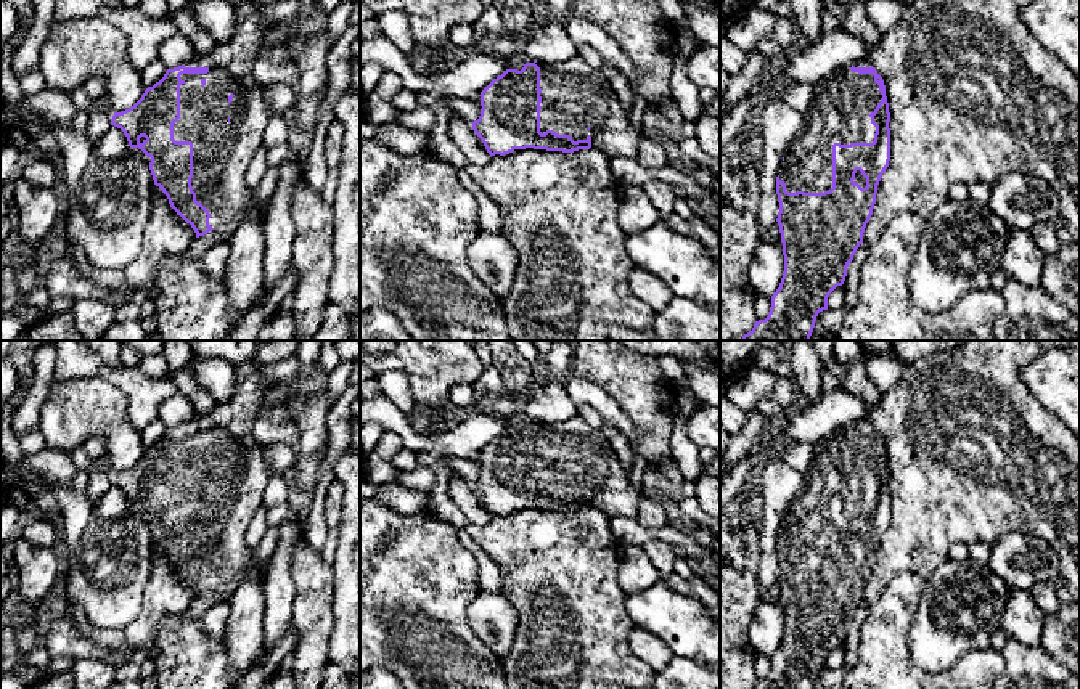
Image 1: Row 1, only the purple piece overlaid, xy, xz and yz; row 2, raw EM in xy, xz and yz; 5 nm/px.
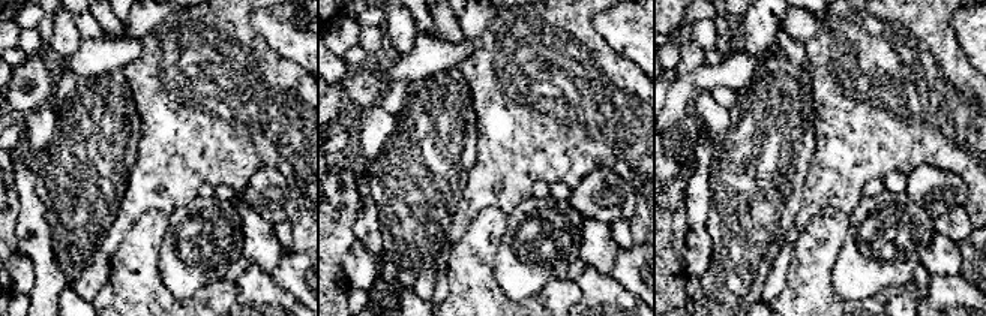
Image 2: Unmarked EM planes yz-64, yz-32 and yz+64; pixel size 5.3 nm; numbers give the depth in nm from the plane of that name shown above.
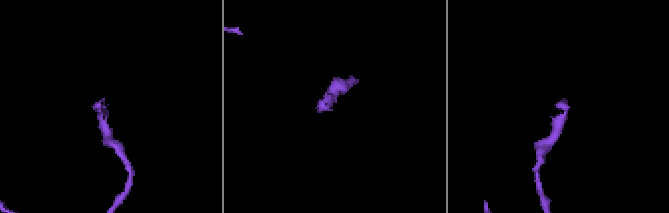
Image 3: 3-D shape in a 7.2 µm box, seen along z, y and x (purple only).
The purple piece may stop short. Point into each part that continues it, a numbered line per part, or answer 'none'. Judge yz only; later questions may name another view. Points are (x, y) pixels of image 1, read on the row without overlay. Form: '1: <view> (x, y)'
1: yz (841, 461)

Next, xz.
1: xz (574, 455)

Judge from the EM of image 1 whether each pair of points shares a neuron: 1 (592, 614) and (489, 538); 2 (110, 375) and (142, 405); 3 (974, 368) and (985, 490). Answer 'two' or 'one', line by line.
1: one
2: one
3: one

